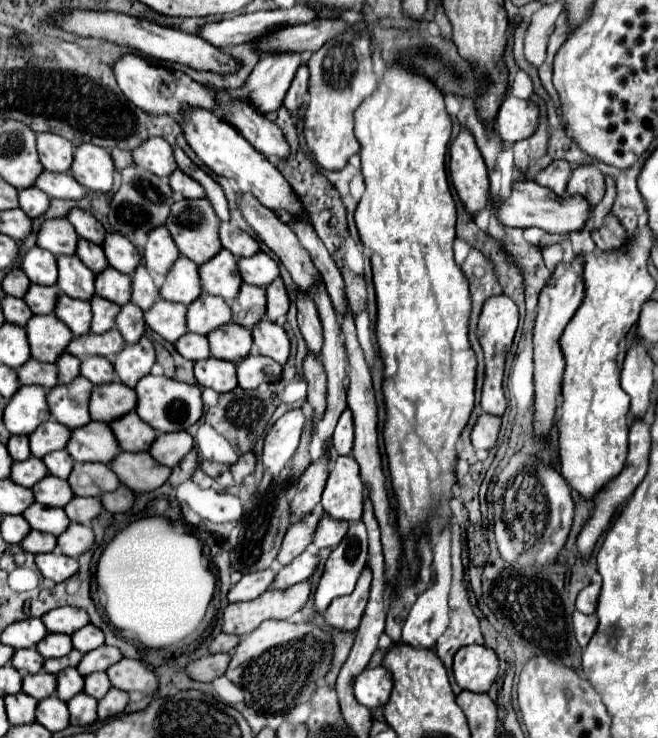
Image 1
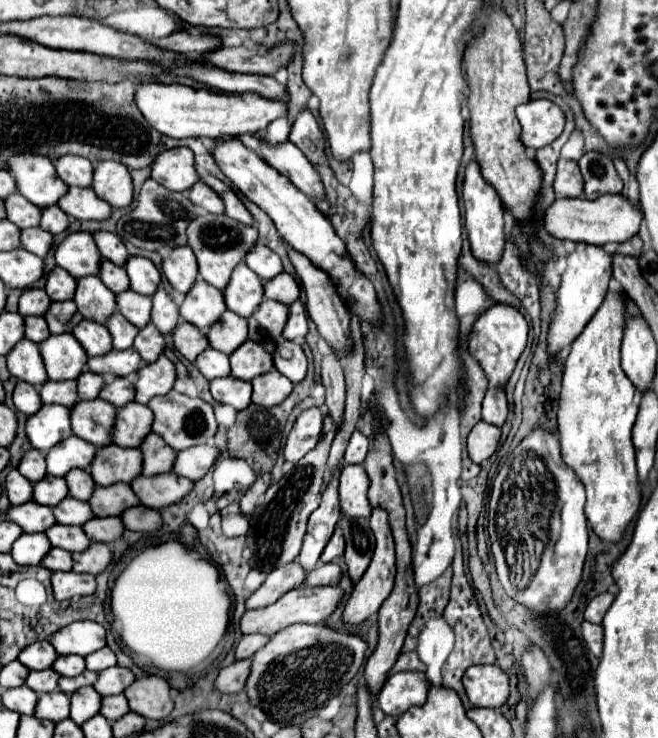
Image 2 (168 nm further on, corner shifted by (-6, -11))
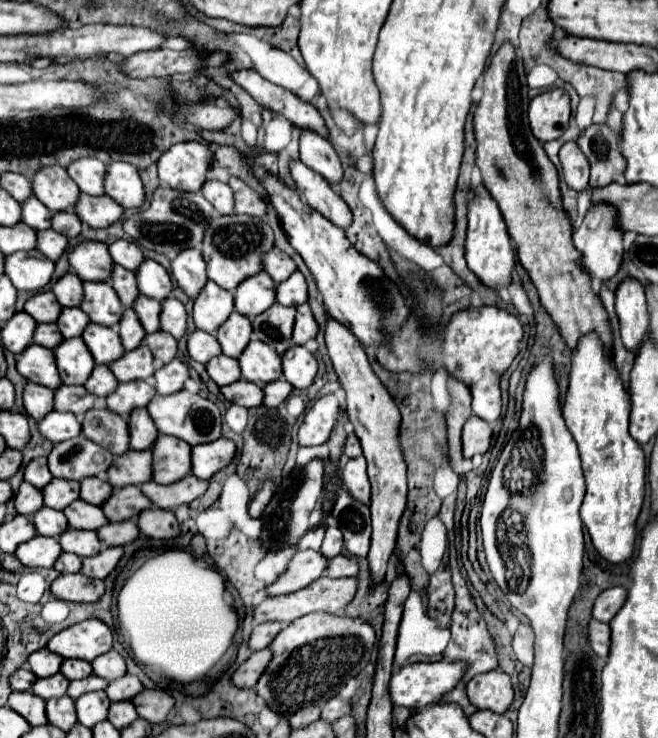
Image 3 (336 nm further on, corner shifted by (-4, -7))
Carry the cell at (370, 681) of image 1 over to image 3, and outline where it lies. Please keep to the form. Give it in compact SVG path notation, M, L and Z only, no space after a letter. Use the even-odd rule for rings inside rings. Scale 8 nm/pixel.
M437 661L437 663L413 663L413 665L405 665L399 669L399 673L395 673L391 677L389 683L389 695L391 695L391 703L399 705L399 707L407 707L411 711L419 711L425 709L427 705L431 705L437 697L441 697L443 693L451 691L457 681L463 677L465 671L465 663L453 663L453 661Z

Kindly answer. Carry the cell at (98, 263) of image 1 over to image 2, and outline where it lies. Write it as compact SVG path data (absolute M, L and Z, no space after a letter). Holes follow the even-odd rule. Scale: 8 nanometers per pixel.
M103 261L103 263L101 263L99 277L101 277L101 281L103 281L115 295L119 295L119 293L123 293L123 291L129 289L129 279L127 279L123 267L117 267L117 265L113 265L113 263Z

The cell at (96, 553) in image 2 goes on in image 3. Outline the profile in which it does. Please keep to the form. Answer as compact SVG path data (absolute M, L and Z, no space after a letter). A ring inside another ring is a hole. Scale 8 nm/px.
M103 547L93 557L83 557L81 559L81 573L91 577L91 579L105 579L117 565L117 561L123 555L123 547Z

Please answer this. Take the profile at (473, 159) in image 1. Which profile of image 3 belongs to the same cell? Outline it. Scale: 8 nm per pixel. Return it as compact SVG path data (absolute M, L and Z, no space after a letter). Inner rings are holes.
M479 183L471 187L473 199L469 203L469 229L467 229L467 241L465 241L465 255L469 269L479 277L479 281L487 287L501 289L511 283L511 273L515 269L515 253L509 243L509 233L503 223L503 217L499 213L499 207L495 199L487 193L485 185Z

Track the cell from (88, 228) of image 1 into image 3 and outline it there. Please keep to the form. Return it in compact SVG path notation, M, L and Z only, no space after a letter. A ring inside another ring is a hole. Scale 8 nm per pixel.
M117 239L117 241L113 241L113 243L107 243L107 249L109 249L111 259L113 259L117 265L129 269L129 271L137 271L137 267L139 267L141 261L143 261L143 253L141 253L141 249L139 249L133 241Z

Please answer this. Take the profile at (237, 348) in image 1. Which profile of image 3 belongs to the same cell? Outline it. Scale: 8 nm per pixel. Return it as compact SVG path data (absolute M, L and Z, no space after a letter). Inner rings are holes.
M251 341L245 351L239 355L239 367L243 379L251 383L269 383L275 381L283 375L281 371L281 359L273 351L273 347L261 343L261 341Z

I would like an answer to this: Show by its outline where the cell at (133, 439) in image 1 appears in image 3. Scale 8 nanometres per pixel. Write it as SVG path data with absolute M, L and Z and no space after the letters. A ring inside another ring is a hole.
M159 435L151 447L153 453L153 481L161 485L175 483L189 475L191 447L169 435Z

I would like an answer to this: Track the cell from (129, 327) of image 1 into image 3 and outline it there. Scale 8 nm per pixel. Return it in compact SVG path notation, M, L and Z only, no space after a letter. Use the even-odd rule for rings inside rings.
M165 331L147 333L143 339L143 345L147 345L153 351L153 357L159 365L169 363L177 353L177 341L173 339L173 335L169 335Z

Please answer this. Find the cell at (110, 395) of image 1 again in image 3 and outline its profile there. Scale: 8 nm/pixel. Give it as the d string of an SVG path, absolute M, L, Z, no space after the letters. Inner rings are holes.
M137 407L131 411L131 415L129 415L129 445L131 445L131 449L137 449L137 451L149 449L153 445L153 441L157 439L157 433L159 431L145 407Z

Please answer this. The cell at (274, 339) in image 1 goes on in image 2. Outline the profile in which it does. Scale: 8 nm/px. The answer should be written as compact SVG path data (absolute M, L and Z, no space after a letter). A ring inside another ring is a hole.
M287 339L279 341L279 347L273 355L275 367L279 373L283 373L291 383L299 383L307 375L307 357L301 349L301 345L291 343Z

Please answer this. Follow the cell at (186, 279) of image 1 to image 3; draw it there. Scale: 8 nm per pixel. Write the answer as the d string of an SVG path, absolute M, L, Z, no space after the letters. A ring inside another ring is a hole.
M207 281L207 285L201 289L193 303L193 321L201 331L213 333L221 327L221 323L227 321L227 317L233 313L233 295L217 283Z

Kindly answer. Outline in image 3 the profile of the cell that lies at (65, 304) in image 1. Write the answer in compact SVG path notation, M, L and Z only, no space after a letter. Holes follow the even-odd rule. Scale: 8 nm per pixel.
M89 323L81 337L99 365L107 365L113 359L119 359L123 355L123 345L115 329Z

